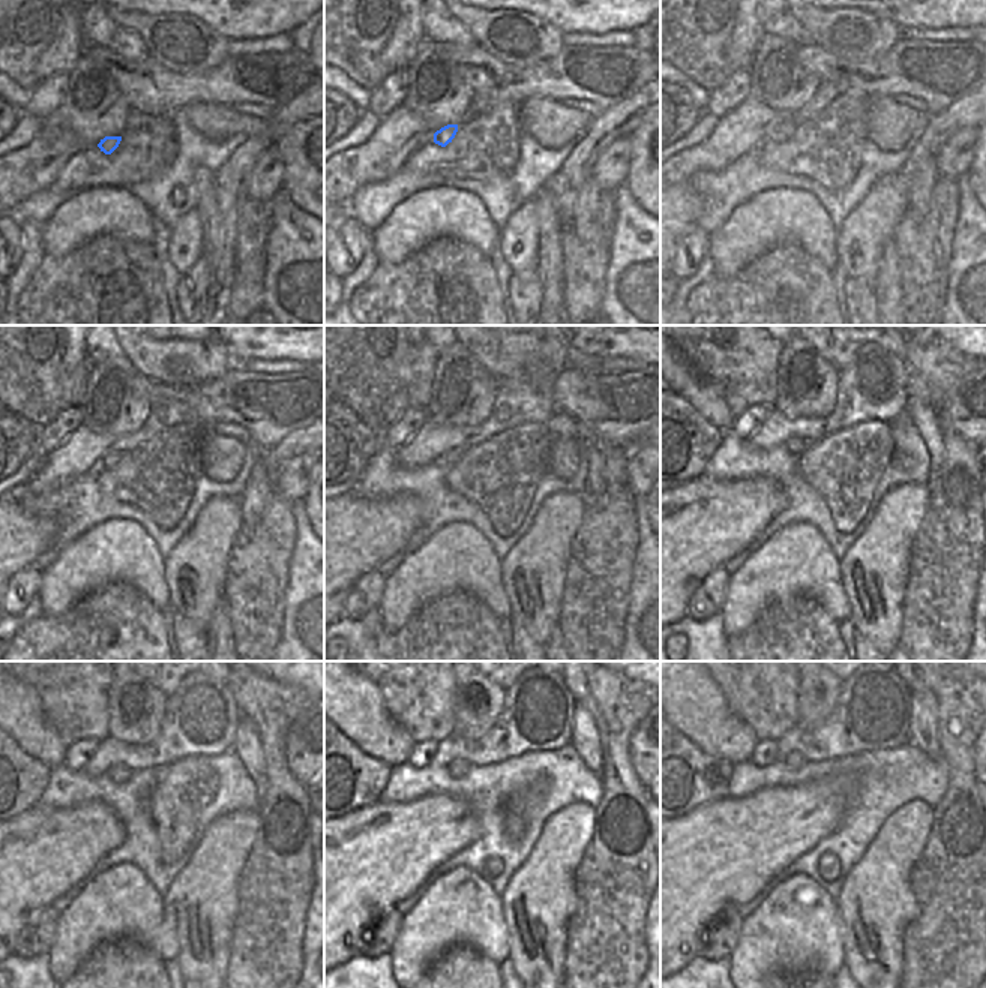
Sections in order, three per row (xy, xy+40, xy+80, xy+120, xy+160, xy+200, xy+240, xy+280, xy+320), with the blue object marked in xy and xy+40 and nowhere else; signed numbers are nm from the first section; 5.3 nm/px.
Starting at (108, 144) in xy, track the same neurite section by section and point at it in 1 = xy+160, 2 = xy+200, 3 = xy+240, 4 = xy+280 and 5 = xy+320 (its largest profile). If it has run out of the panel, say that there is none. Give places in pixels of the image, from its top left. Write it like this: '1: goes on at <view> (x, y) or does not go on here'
1: goes on at xy+160 (450, 458)
2: goes on at xy+200 (796, 446)
3: goes on at xy+240 (120, 774)
4: goes on at xy+280 (458, 768)
5: goes on at xy+320 (794, 760)

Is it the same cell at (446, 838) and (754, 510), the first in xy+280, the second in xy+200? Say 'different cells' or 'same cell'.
same cell

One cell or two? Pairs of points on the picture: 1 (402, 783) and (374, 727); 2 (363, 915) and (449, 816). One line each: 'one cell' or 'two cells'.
1: two cells
2: one cell

